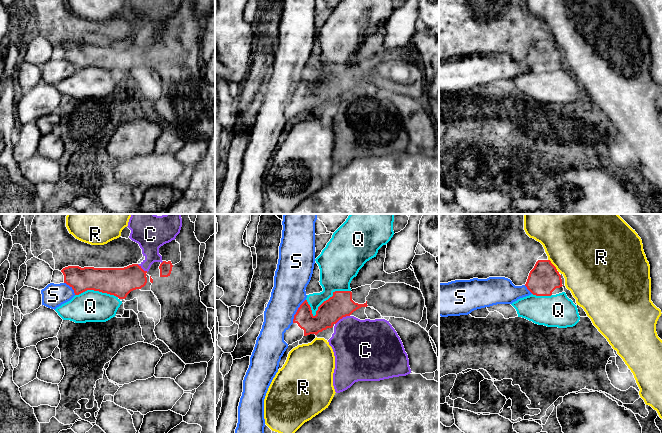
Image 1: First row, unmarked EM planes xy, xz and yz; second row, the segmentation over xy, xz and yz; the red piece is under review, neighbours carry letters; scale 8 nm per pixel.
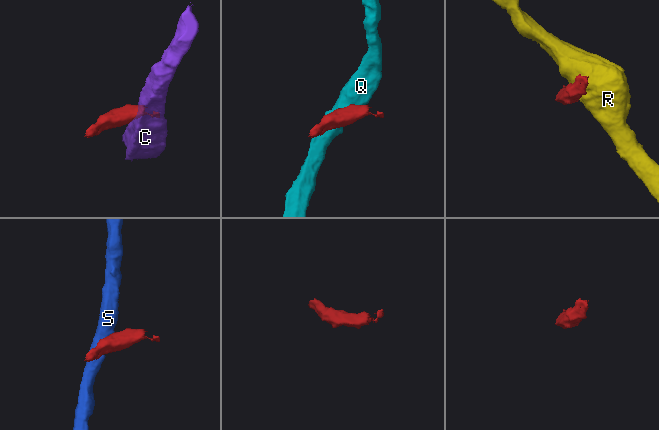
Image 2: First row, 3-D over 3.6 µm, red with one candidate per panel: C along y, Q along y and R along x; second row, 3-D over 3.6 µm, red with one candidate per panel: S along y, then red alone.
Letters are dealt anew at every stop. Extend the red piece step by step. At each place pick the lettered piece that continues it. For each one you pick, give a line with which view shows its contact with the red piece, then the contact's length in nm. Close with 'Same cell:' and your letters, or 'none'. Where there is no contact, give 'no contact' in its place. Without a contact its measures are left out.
Same cell: none

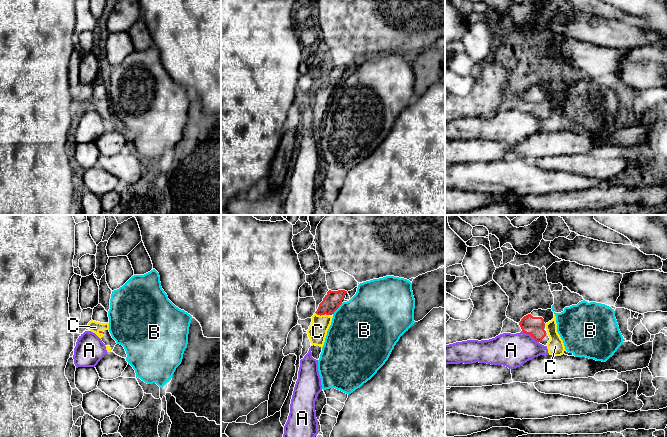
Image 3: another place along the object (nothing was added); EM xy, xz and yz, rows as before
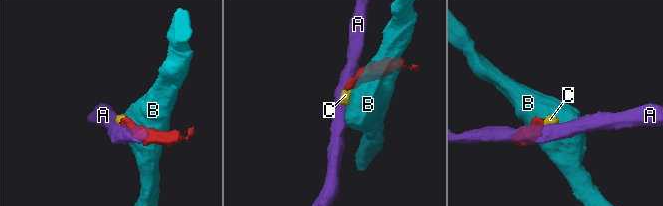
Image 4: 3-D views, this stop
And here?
C: contact in xz; length 110 nm
Same cell: C

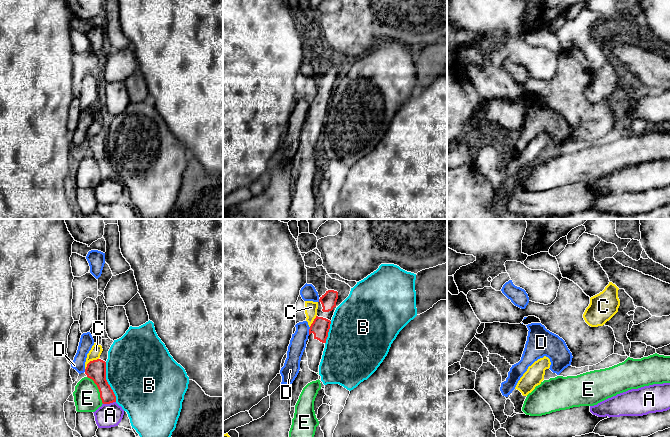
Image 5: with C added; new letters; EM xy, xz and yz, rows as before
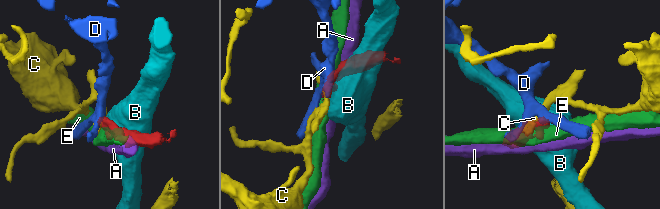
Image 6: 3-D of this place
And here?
Same cell: none

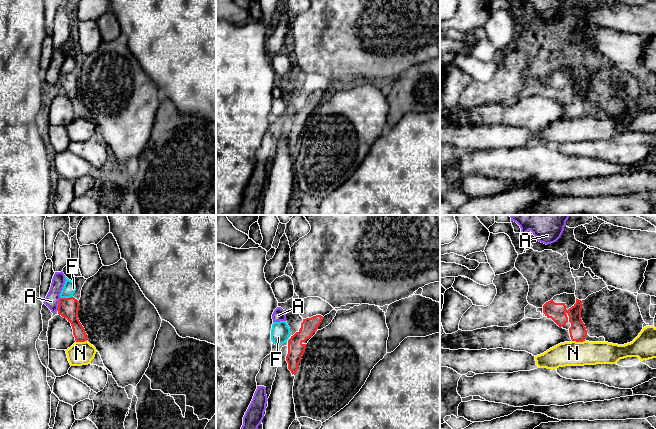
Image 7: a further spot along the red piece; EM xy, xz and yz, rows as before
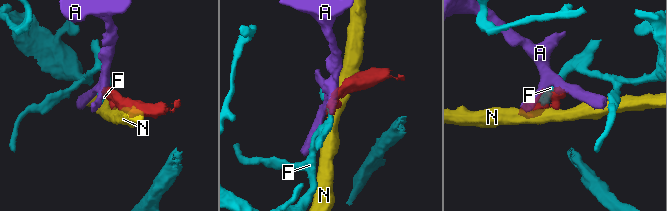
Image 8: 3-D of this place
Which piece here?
Same cell: none

